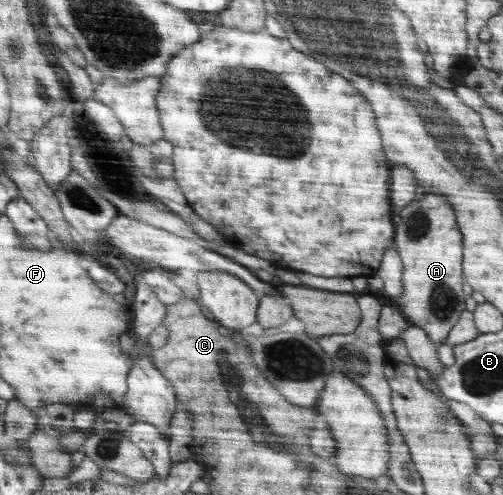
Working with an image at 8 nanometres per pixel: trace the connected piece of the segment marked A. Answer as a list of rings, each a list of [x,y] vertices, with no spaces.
[[[426,193],[420,201],[411,202],[398,213],[396,239],[393,240],[395,250],[402,261],[403,293],[392,297],[396,307],[406,316],[411,325],[421,327],[433,342],[442,342],[457,325],[463,311],[466,294],[462,291],[462,234],[458,229],[457,217],[450,203],[436,193]]]

